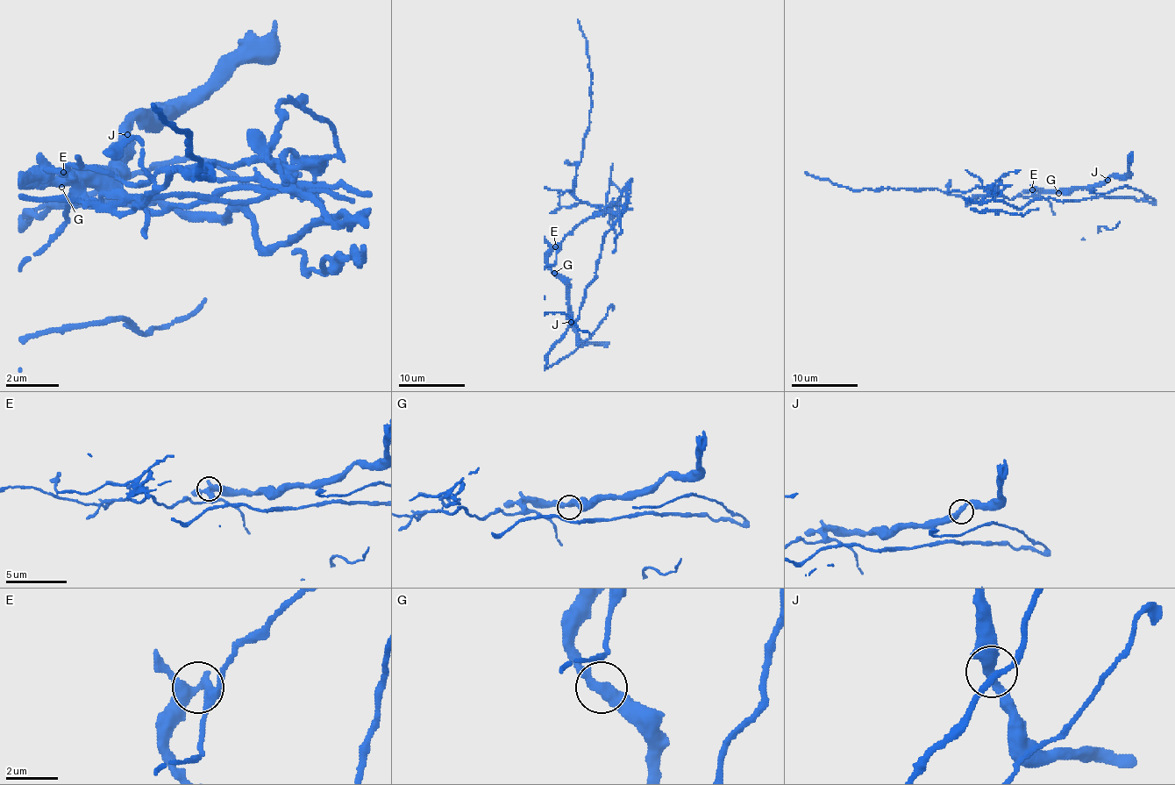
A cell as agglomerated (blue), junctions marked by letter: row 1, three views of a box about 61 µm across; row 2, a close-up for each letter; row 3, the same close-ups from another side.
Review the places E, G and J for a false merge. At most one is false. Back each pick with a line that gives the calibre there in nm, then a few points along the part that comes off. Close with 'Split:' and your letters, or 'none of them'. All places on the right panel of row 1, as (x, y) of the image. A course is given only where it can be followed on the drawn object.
E: Thickness 400 nm. Course of the part to remove: (1032, 189), (1030, 196), (1010, 200), (990, 195), (1020, 208), (1043, 198), (1150, 202), (1128, 187), (1090, 189)
Split: E

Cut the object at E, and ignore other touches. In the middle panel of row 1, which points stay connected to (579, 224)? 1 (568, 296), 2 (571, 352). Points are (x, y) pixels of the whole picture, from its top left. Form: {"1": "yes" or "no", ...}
{"1": "no", "2": "yes"}

